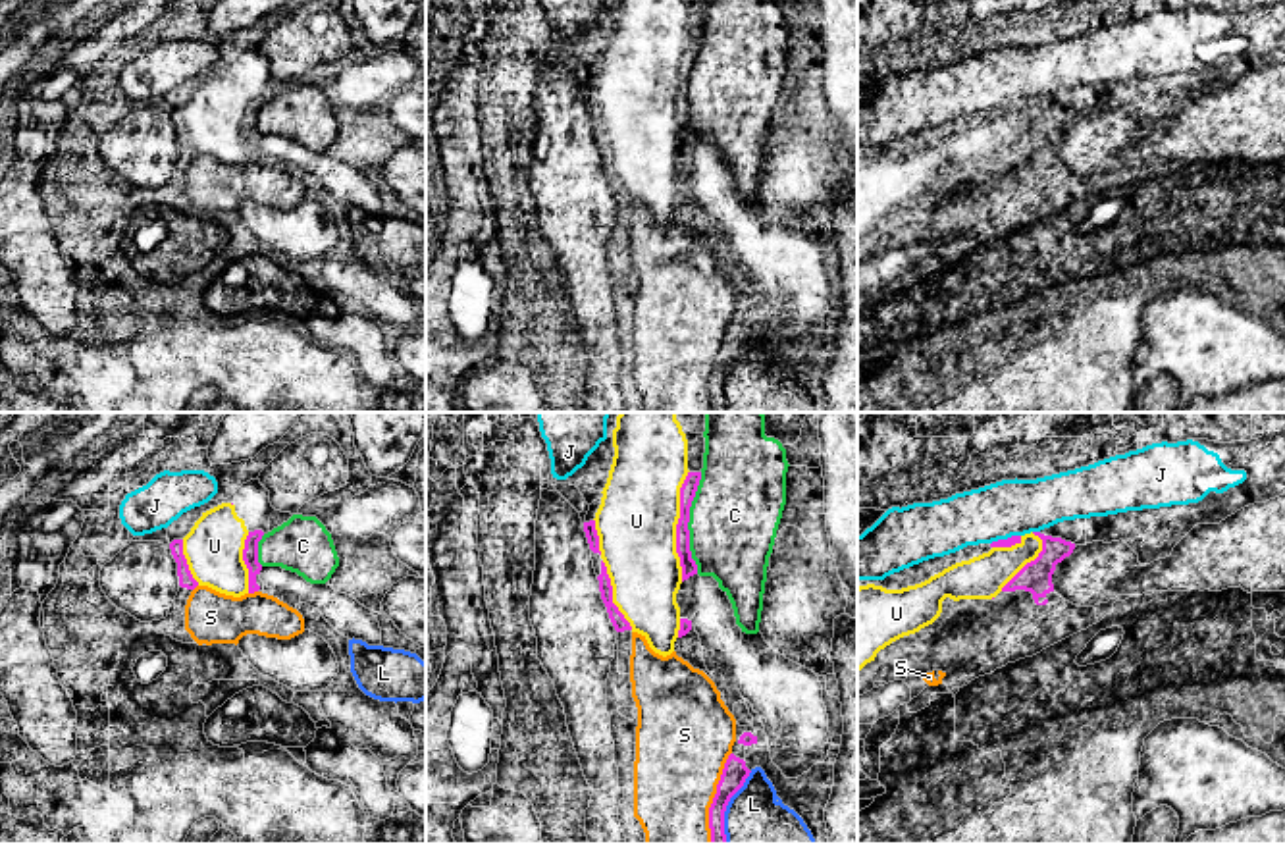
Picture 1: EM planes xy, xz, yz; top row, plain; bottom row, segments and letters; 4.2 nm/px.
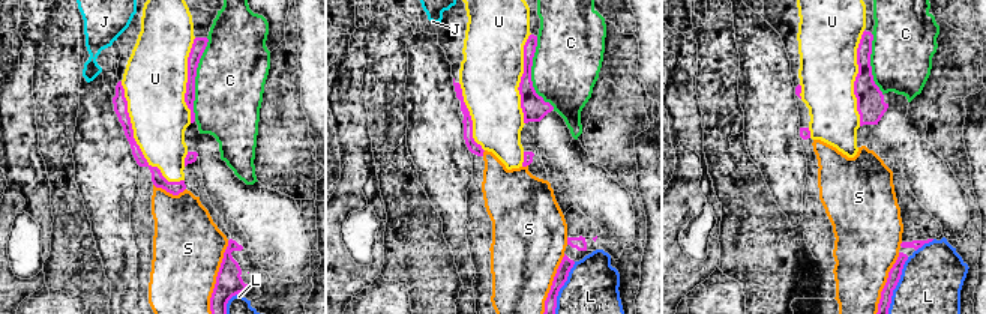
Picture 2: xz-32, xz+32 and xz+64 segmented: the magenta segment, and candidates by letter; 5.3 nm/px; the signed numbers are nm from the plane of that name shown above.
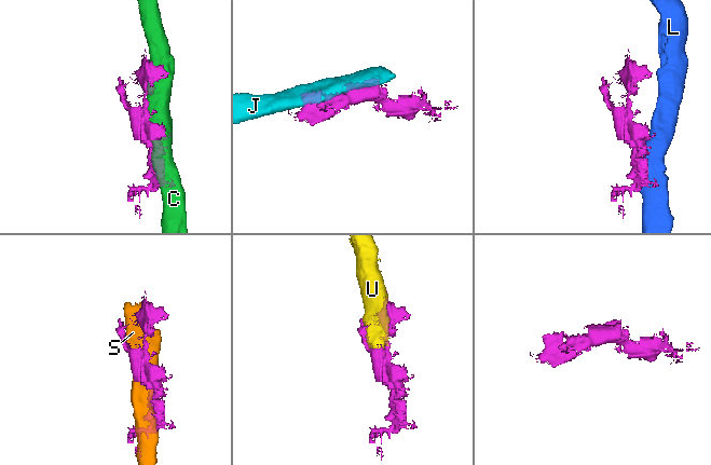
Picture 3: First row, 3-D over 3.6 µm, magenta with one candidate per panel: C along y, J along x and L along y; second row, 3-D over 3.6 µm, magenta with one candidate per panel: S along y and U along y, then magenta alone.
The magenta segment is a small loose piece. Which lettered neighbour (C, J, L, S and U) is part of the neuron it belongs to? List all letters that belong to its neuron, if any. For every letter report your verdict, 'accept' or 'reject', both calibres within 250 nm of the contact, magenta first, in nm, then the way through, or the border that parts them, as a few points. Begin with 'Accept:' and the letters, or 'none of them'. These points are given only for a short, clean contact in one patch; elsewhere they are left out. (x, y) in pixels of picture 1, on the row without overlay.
Accept: U
C: reject | 70/380 nm
J: reject | 40/240 nm | along yz (1020, 103), (998, 106), (991, 112)
L: reject | 110/340 nm
S: reject | 110/380 nm
U: accept | 70/340 nm

